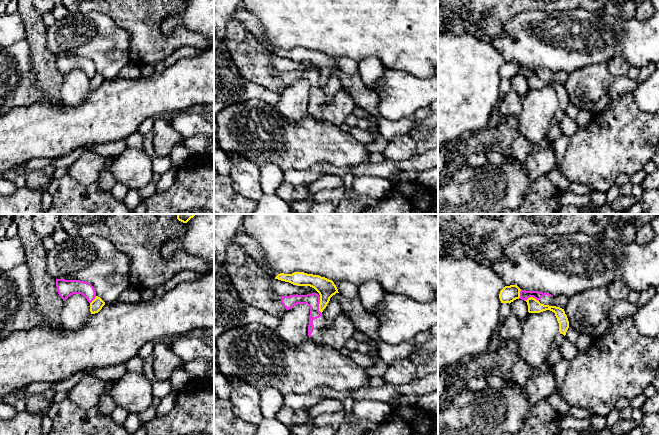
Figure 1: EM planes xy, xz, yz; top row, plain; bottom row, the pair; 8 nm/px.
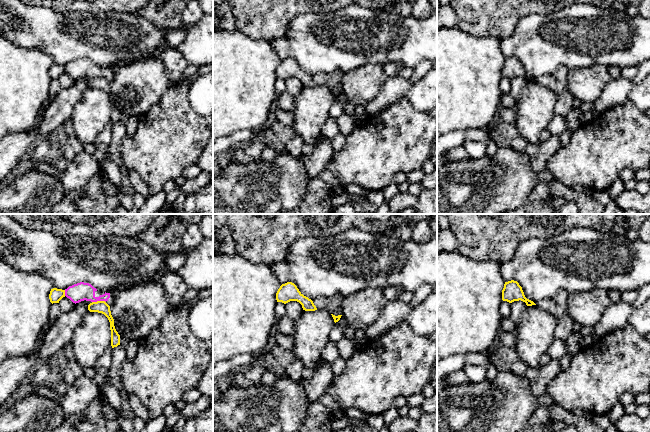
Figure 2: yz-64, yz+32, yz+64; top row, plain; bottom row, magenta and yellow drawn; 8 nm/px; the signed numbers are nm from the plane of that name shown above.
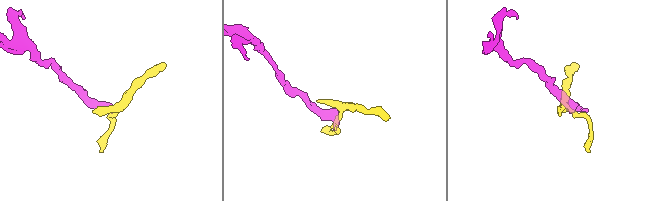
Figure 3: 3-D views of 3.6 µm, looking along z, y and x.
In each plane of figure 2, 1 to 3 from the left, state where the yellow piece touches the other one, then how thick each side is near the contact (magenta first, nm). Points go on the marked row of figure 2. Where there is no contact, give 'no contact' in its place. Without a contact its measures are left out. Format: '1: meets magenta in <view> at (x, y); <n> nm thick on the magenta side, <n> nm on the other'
1: meets magenta in yz-64 at (98, 300); 150 nm thick on the magenta side, 100 nm on the other
2: no contact
3: no contact

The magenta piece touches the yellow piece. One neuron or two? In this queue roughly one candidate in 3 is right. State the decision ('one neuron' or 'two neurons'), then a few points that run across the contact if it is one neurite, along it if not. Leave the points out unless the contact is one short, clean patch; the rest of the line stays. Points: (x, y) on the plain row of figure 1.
two neurons | xz (319, 72), (319, 87), (321, 89)

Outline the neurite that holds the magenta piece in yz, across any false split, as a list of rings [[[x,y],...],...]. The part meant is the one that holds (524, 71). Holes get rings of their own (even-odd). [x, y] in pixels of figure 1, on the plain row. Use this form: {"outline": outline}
{"outline": [[[520,67],[520,75],[527,76],[528,74],[533,73],[538,76],[541,80],[549,81],[549,82],[556,82],[562,85],[565,85],[565,82],[568,77],[568,73],[565,71],[556,71],[553,72],[549,69],[543,69],[538,67]]]}

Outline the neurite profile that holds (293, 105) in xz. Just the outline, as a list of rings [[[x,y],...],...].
[[[297,80],[280,94],[276,108],[291,123],[296,124],[306,117],[308,112],[310,84],[307,80]]]

